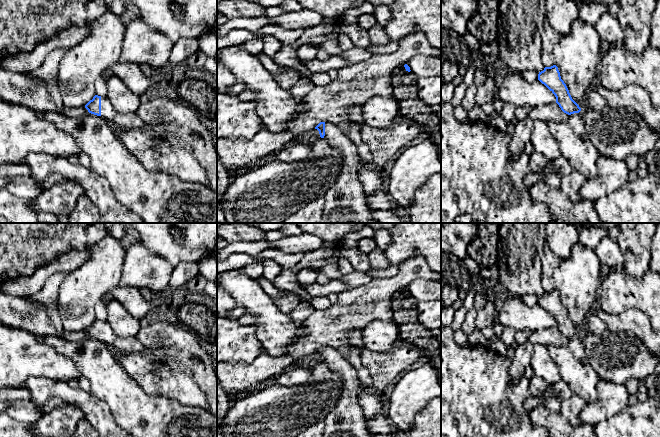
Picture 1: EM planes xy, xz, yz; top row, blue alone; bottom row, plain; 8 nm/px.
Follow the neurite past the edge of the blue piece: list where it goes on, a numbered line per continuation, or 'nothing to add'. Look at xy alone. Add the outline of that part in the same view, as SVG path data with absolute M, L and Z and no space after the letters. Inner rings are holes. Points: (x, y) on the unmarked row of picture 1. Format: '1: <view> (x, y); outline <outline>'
1: xy (108, 336); outline M106 320L101 321L101 342L105 343L109 347L112 347L113 342L117 336L113 332L112 328Z

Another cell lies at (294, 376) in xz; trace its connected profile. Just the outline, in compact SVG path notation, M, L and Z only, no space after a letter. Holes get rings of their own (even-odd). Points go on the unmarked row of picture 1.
M290 367L277 378L277 383L286 387L294 387L309 382L311 372L309 367Z

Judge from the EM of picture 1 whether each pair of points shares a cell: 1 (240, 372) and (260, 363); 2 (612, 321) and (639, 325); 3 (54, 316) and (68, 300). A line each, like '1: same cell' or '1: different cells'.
1: same cell
2: same cell
3: different cells

